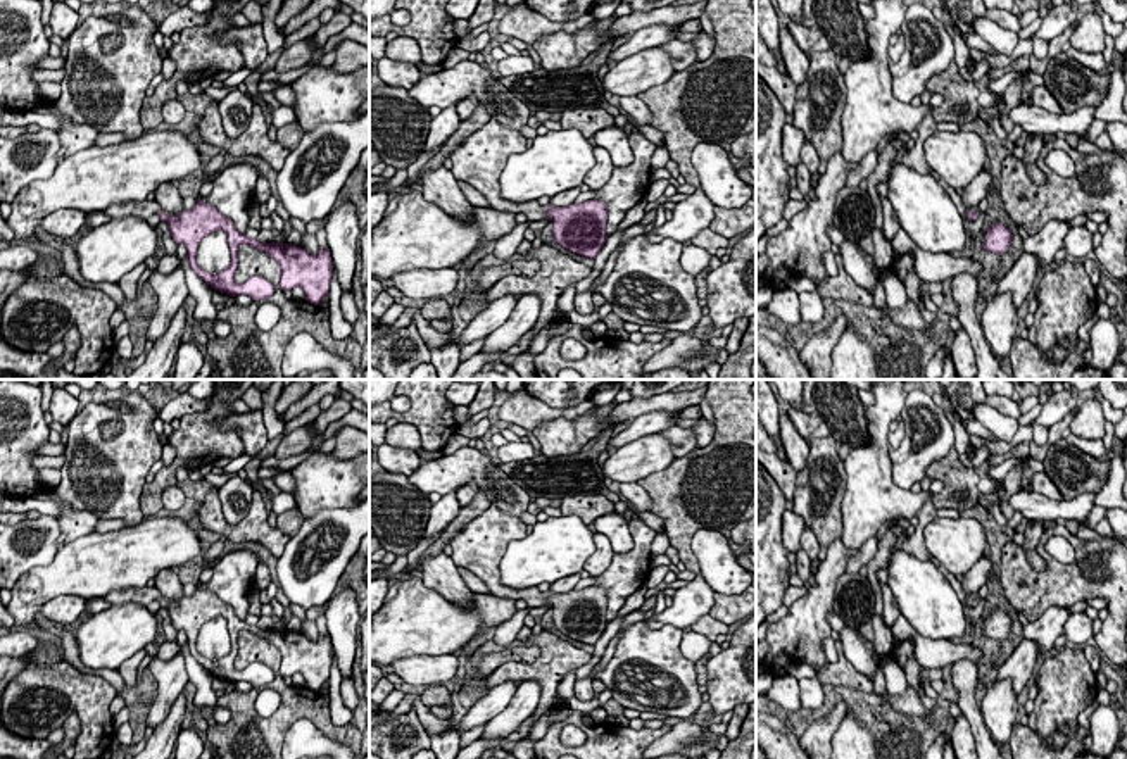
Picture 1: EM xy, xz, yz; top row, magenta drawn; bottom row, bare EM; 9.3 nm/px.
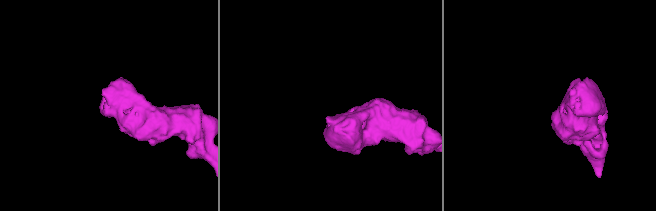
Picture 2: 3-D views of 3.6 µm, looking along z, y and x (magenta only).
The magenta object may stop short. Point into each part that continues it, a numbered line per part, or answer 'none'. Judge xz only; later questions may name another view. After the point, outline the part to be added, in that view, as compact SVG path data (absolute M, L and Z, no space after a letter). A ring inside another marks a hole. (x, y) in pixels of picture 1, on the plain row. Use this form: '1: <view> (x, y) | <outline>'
1: xz (480, 545) | M497 505L487 509L469 521L463 531L450 540L452 561L476 574L492 595L525 600L528 607L545 605L547 592L537 586L509 588L501 583L499 564L511 540L526 536L526 524Z

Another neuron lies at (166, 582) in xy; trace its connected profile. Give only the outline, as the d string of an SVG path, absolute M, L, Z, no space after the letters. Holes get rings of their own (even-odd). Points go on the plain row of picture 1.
M162 569L154 578L154 586L161 592L161 597L174 604L179 604L179 600L185 597L183 583L179 581L178 573L173 569Z

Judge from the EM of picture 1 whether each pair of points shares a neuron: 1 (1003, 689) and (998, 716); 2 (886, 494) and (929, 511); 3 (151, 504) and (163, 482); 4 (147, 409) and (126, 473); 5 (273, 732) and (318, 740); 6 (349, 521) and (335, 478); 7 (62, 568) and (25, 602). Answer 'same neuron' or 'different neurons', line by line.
1: same neuron
2: different neurons
3: same neuron
4: same neuron
5: different neurons
6: different neurons
7: same neuron

